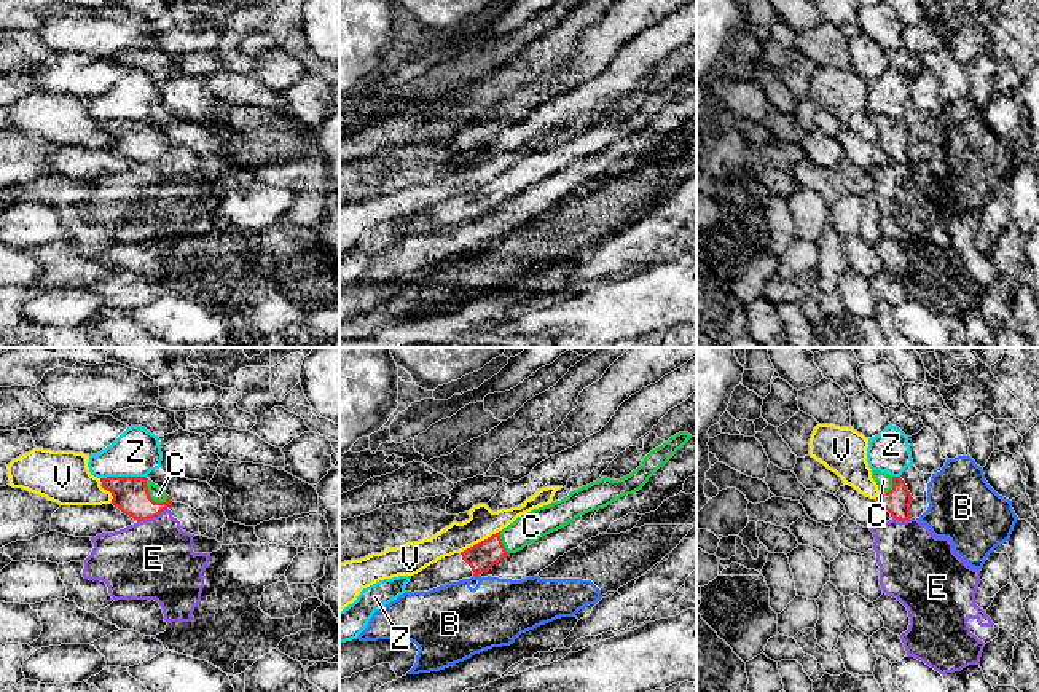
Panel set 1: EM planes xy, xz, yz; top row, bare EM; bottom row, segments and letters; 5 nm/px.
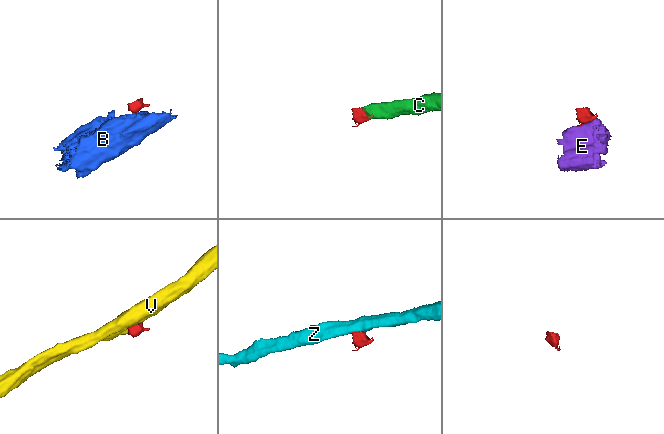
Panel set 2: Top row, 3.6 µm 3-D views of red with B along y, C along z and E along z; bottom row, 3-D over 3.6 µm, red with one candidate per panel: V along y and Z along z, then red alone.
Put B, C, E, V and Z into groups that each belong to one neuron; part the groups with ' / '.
B E / C / V / Z

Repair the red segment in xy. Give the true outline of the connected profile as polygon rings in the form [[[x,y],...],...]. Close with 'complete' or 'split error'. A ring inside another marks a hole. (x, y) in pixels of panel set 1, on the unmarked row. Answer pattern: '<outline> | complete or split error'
[[[107,120],[100,129],[112,136],[112,147],[137,164],[158,159],[171,147],[163,131],[147,120]]] | split error

